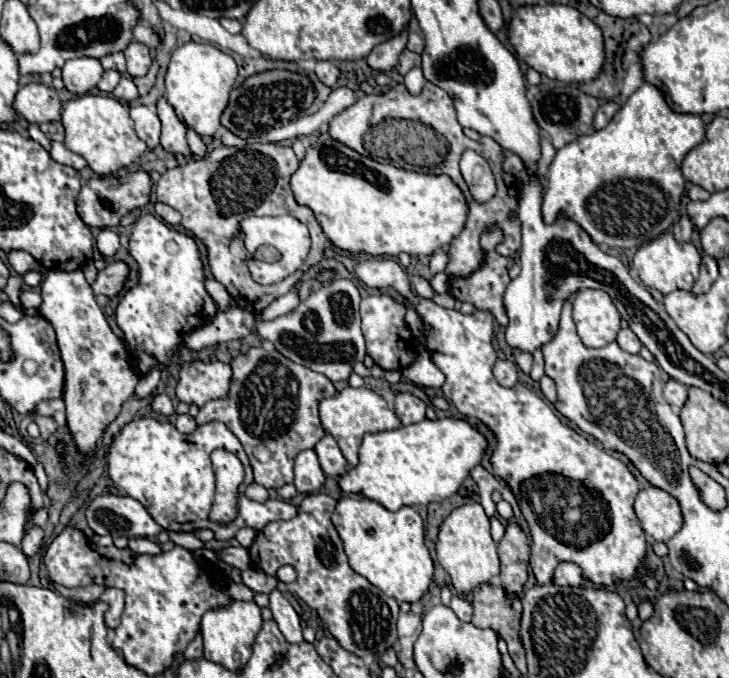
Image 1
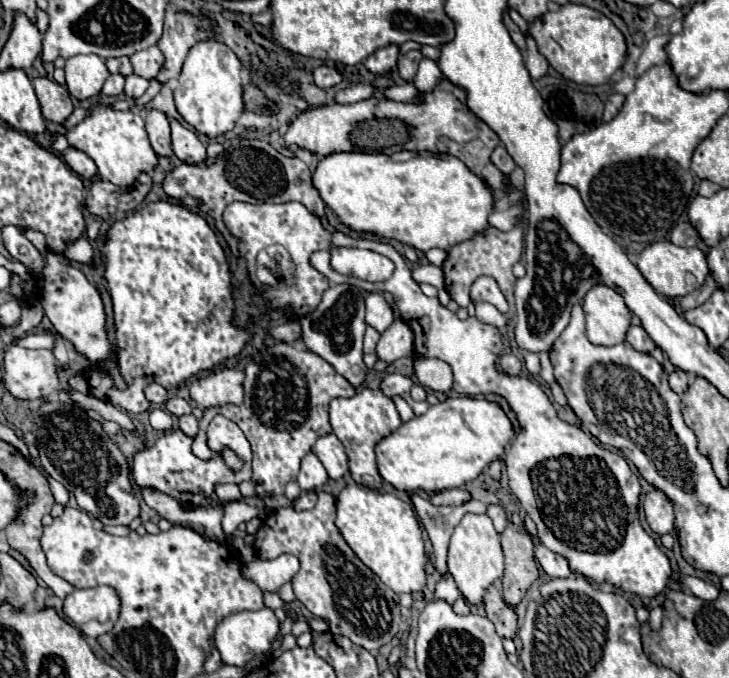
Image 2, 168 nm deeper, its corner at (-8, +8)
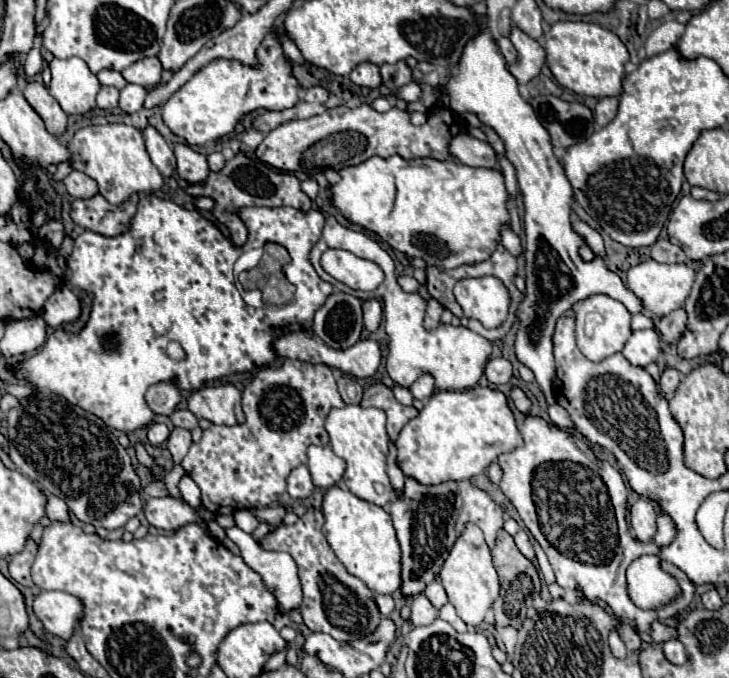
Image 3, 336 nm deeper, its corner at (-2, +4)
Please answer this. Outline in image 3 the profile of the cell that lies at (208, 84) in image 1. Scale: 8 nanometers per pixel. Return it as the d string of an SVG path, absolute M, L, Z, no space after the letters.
M272 29L266 37L266 77L260 69L242 65L240 61L216 59L198 71L184 87L180 87L164 105L162 119L168 129L182 137L188 145L204 145L216 141L224 135L230 135L236 123L260 107L266 105L266 111L282 111L294 107L300 101L300 83L292 75L292 63L282 51L278 31Z

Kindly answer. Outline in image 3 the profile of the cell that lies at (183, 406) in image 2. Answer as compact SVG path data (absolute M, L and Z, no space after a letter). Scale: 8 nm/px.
M176 409L170 415L170 421L174 423L174 427L182 427L182 429L188 429L188 431L192 431L194 427L198 427L198 419L188 409L184 409L184 411Z

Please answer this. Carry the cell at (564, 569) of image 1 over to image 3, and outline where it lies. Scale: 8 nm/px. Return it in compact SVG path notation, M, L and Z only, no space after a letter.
M518 531L514 535L514 541L516 541L516 547L528 557L528 559L534 559L534 549L530 545L530 539L528 539L528 533L526 531Z

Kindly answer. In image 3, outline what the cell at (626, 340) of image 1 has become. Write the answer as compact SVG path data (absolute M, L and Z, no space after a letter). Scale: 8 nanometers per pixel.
M634 331L628 339L628 343L622 349L622 355L636 367L646 367L648 363L656 361L660 355L660 339L658 333L648 331Z

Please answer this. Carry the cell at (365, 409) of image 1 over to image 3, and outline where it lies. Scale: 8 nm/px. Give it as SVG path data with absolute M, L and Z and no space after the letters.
M346 405L342 409L332 409L326 419L326 431L330 435L332 451L346 461L344 483L346 487L360 499L370 501L374 505L388 505L394 501L396 491L390 485L386 473L386 455L390 439L386 435L386 413L376 407L360 407L360 405Z

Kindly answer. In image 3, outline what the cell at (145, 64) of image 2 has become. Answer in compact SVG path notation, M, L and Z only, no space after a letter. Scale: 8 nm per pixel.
M156 57L140 59L138 63L132 63L130 67L126 67L122 71L122 77L128 83L136 83L136 85L142 85L142 87L160 83L160 75L162 75L162 65Z

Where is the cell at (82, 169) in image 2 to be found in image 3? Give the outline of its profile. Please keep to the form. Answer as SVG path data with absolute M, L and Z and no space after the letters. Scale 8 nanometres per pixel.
M72 171L66 179L64 179L66 191L74 197L74 199L90 199L98 193L98 185L94 179L90 179L88 175L80 173L80 171Z

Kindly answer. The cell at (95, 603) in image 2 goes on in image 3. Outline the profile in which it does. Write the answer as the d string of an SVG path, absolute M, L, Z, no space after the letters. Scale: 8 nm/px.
M40 591L32 609L44 629L62 639L68 639L74 633L78 615L82 615L82 603L62 591Z

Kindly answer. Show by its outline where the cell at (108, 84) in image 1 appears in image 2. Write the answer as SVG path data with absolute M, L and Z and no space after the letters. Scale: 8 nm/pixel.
M120 73L110 75L102 89L102 93L106 93L106 95L120 95L122 91L124 91L124 77Z

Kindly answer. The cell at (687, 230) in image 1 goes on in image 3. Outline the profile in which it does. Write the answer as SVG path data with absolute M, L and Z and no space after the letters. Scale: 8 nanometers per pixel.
M664 235L652 245L650 257L658 263L688 263L684 251L678 245L672 245Z

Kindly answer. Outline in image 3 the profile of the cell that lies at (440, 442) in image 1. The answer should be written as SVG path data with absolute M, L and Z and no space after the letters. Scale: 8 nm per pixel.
M472 387L464 391L436 391L424 409L410 419L396 441L398 465L404 475L424 485L462 481L484 473L498 455L510 453L522 443L514 413L502 391Z

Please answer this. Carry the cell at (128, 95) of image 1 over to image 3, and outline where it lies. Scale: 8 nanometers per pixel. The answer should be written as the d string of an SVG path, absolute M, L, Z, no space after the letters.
M126 85L120 89L118 106L124 113L136 113L142 109L146 97L146 89L142 85Z

